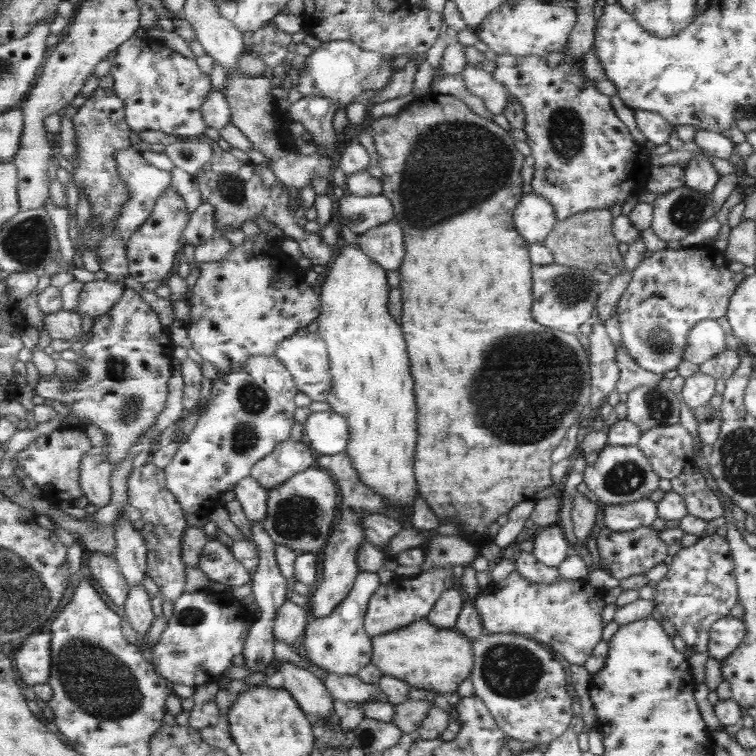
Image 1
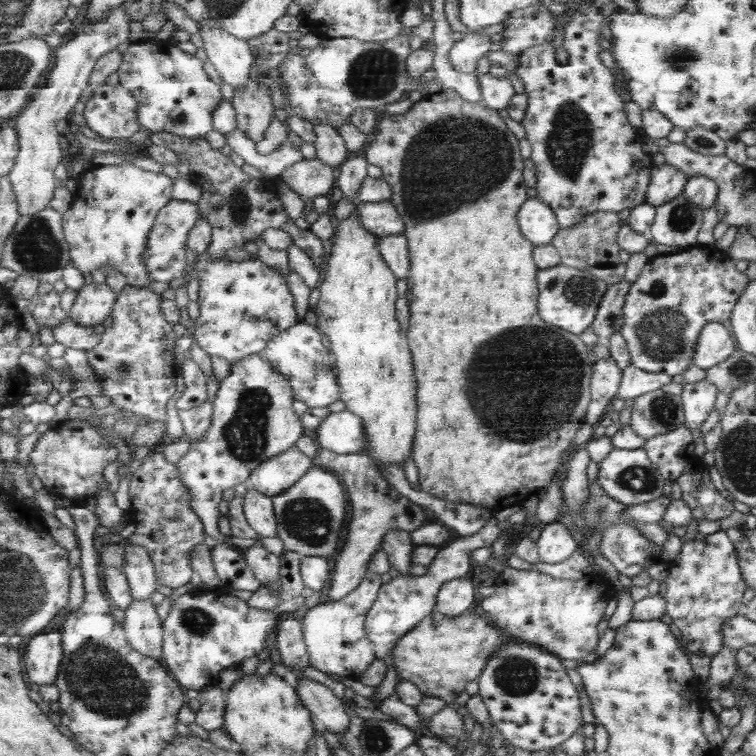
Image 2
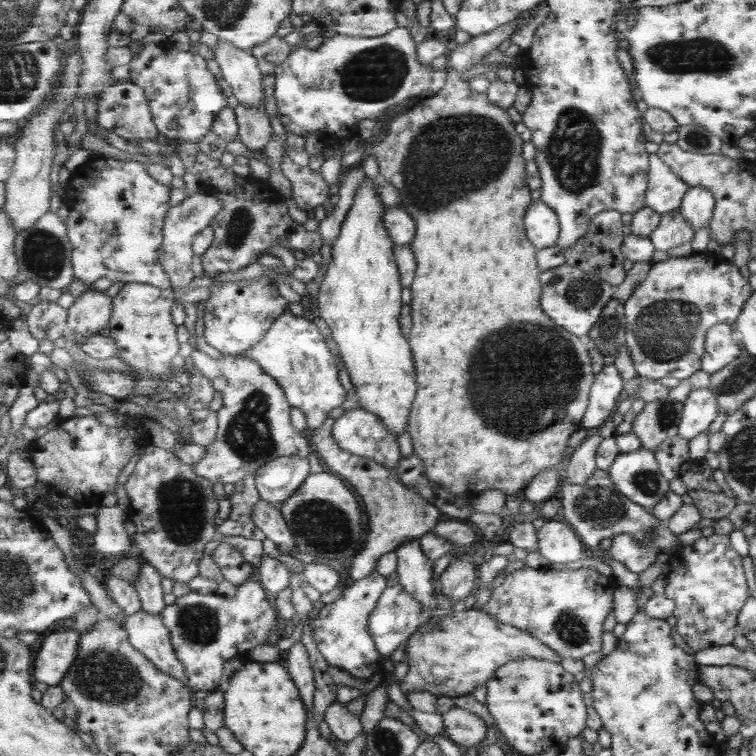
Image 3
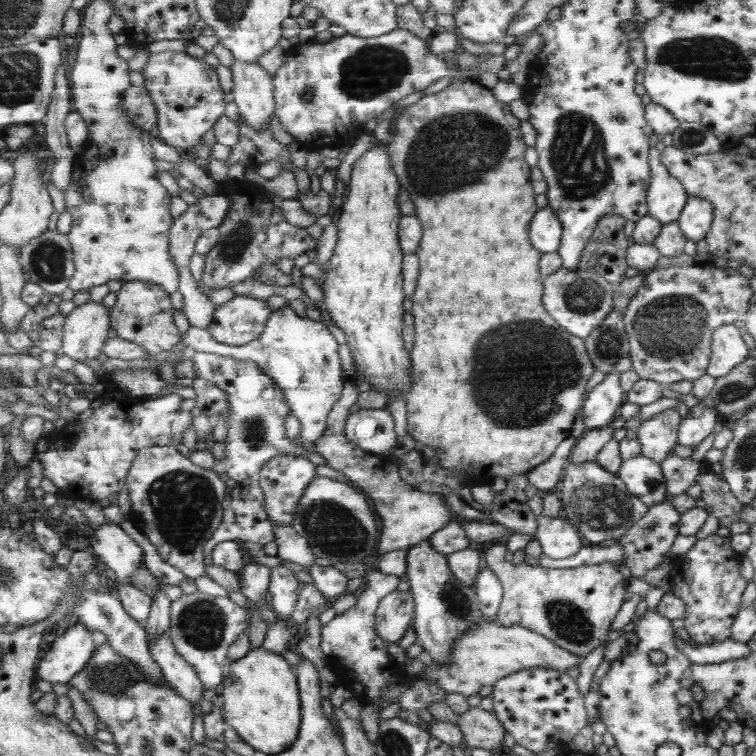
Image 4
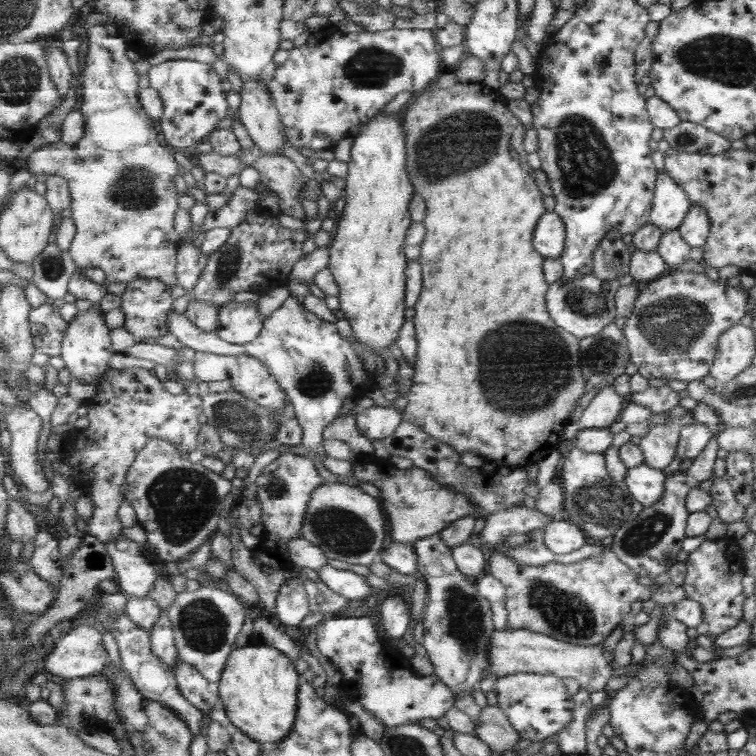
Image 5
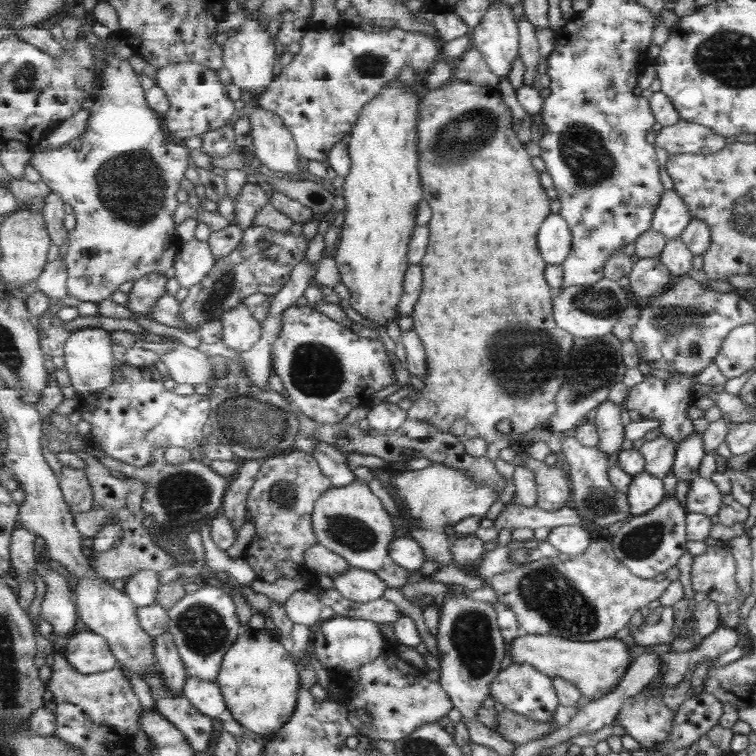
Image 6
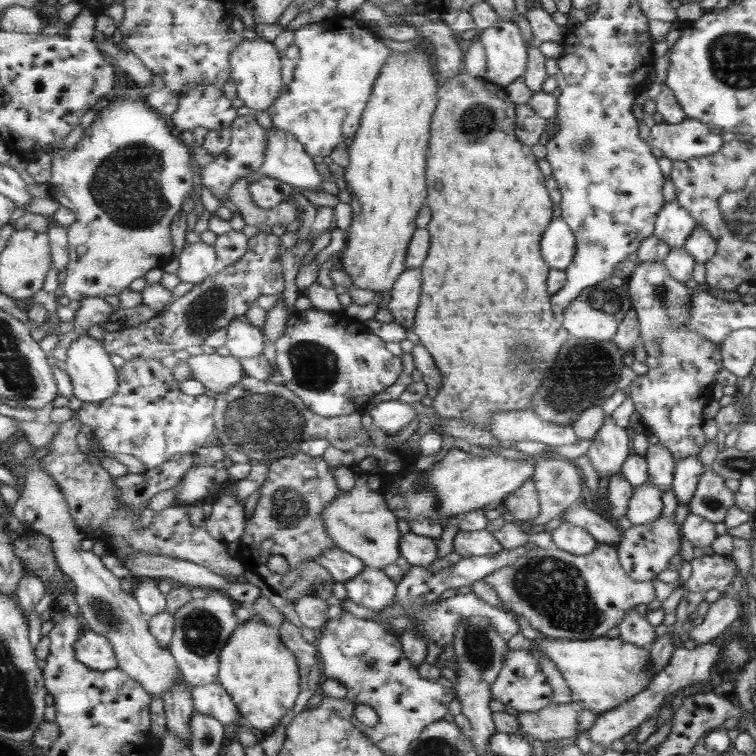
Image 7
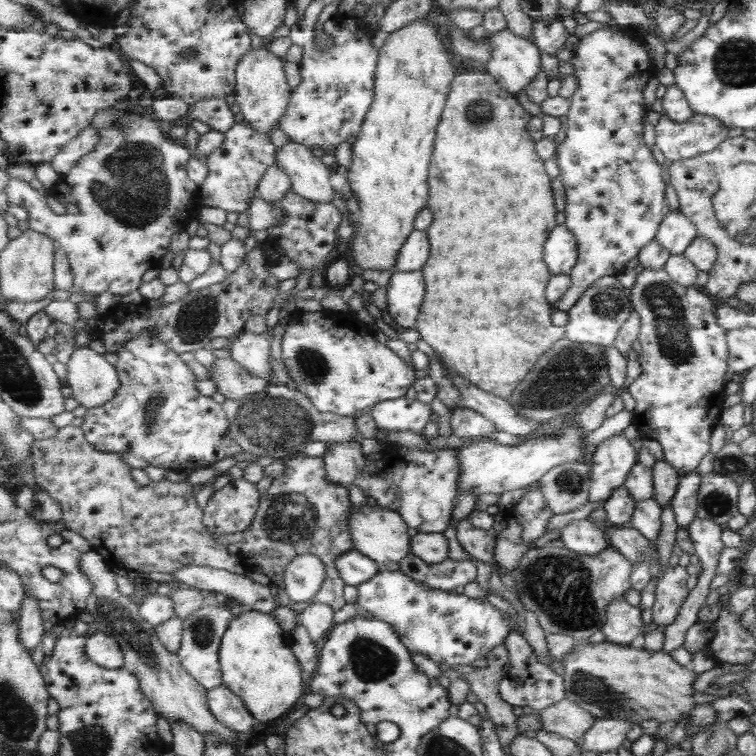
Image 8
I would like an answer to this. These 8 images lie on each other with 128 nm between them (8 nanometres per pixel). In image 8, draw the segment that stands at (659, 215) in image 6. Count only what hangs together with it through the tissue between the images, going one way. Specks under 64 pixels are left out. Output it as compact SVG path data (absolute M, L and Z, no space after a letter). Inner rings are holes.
M669 211L657 228L656 241L669 255L682 255L695 236L697 232L685 216Z

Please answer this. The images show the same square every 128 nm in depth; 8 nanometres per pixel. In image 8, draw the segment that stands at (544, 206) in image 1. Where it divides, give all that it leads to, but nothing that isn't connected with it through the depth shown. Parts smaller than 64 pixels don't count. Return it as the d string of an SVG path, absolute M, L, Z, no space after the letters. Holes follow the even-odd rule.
M565 224L558 225L549 235L545 246L545 262L549 264L552 274L570 275L579 257L576 236Z

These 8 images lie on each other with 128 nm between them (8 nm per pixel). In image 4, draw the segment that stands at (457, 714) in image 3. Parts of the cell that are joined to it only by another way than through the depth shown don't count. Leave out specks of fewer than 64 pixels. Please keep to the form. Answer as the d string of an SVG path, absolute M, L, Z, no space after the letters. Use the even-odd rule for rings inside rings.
M479 707L472 708L470 712L460 714L457 725L463 730L465 744L470 748L484 748L491 751L493 748L503 747L507 729L493 711L487 712Z

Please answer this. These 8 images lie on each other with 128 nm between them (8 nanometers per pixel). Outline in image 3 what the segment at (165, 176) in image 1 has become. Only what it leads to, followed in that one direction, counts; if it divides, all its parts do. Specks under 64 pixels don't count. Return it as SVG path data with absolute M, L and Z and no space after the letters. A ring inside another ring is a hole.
M97 156L92 160L88 160L86 163L81 165L76 171L73 171L68 184L62 189L67 196L65 204L69 206L69 214L65 220L66 226L68 227L68 238L73 245L73 256L72 263L74 266L74 275L79 282L83 282L88 286L92 285L93 282L97 282L99 278L105 277L112 279L114 282L119 280L125 283L141 282L143 284L150 284L159 288L171 289L172 282L169 273L165 271L165 265L161 263L161 246L164 245L164 227L166 218L168 217L169 209L172 207L172 188L161 182L157 182L146 168L147 164L143 162L132 162L131 160L119 161L115 158L105 158L103 156Z

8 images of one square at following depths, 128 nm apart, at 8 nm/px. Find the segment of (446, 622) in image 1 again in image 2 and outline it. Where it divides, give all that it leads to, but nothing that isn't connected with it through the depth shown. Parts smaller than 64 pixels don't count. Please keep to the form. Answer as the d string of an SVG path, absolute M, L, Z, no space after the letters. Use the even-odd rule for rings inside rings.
M453 578L443 584L434 611L449 617L465 614L477 603L479 595L476 590L474 582L469 578Z

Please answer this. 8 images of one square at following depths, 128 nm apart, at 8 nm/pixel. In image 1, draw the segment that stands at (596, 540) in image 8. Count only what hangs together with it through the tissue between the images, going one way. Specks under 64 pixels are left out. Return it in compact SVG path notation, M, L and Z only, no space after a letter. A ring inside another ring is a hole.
M559 524L542 530L534 540L536 558L549 567L559 567L569 556L569 540Z

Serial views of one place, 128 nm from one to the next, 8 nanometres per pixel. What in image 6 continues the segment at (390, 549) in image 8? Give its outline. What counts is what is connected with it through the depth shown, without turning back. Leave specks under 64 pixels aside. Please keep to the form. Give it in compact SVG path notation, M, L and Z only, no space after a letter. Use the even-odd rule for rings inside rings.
M358 476L347 486L327 490L316 502L312 515L319 544L343 556L352 567L374 572L390 562L389 546L395 539L393 518L381 504L381 498L375 496L369 484L361 482Z

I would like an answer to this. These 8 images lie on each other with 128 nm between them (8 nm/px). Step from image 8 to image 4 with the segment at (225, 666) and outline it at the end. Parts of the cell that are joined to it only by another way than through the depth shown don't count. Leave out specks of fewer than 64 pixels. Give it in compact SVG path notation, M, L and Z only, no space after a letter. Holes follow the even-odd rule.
M260 646L229 663L220 697L222 716L241 738L266 755L279 754L300 736L302 703L298 676L279 653Z

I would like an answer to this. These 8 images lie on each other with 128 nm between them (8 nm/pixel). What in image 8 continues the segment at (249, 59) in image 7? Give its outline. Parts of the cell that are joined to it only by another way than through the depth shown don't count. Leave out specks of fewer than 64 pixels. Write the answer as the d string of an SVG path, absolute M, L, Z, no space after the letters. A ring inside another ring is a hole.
M253 48L245 54L236 68L236 91L234 97L244 120L261 134L271 134L287 115L292 98L292 89L284 69L284 59L268 48Z

